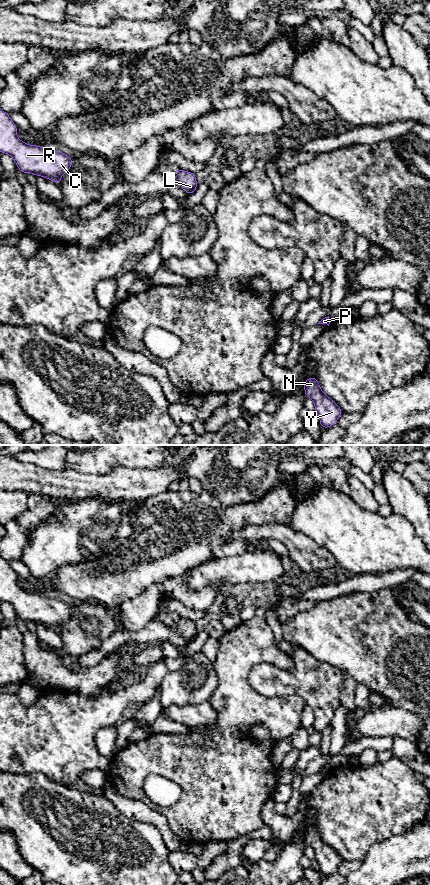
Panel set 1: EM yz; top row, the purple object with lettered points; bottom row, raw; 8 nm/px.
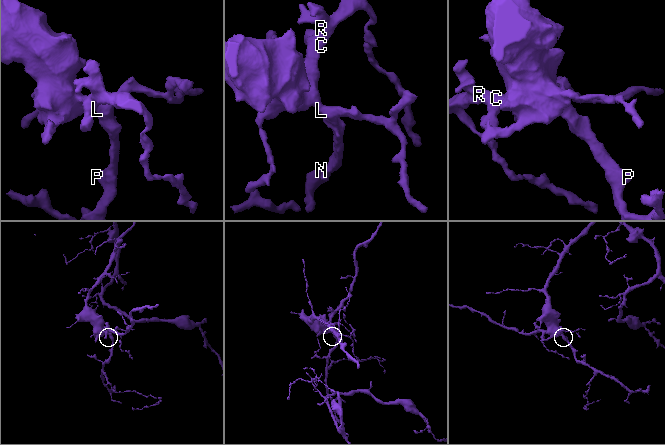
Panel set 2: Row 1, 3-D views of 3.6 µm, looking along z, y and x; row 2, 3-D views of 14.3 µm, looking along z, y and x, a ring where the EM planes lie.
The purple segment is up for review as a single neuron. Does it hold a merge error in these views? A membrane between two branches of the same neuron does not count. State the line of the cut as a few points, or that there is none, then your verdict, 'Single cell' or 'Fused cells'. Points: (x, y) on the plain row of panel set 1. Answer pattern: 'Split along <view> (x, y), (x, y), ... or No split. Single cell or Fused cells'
No split. Single cell

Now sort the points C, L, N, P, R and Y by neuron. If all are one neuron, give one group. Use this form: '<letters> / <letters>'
C L N P R Y

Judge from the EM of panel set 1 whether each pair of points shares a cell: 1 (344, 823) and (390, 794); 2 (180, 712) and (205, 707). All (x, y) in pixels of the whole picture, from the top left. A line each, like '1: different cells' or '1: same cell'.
1: same cell
2: same cell

